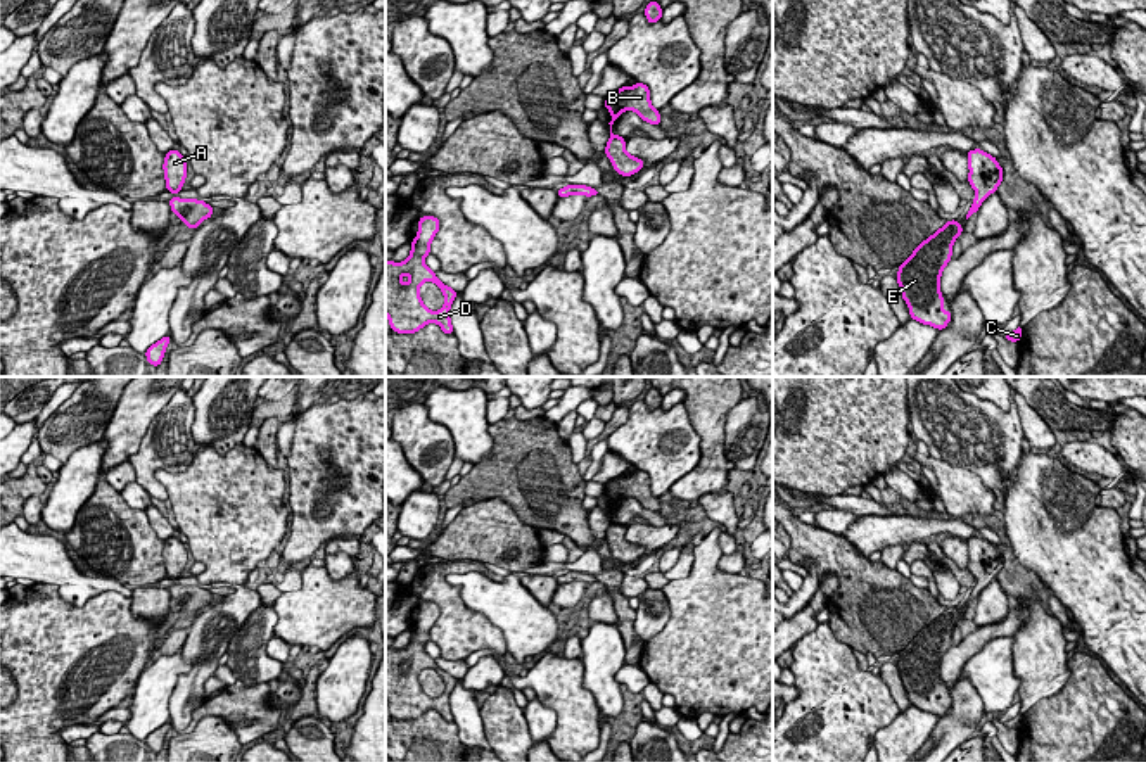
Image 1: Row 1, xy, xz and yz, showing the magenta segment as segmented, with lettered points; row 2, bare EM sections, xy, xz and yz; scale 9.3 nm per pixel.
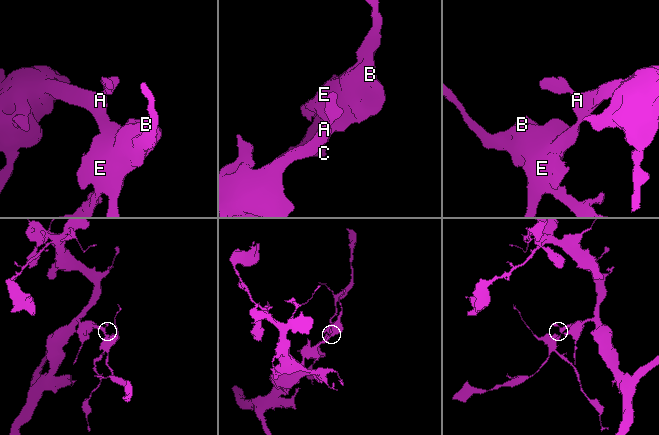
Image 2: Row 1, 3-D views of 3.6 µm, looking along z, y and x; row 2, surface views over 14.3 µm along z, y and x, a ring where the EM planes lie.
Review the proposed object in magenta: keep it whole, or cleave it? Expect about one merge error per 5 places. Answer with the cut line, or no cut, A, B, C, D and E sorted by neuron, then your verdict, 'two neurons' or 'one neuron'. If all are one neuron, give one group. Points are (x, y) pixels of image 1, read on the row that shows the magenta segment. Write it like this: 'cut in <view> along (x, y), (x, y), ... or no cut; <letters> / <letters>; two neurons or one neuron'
no cut; A B C D E; one neuron

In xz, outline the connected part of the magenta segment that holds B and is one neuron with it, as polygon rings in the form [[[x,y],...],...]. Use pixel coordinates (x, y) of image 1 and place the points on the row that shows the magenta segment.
[[[643,83],[619,88],[617,92],[610,93],[603,104],[612,114],[612,121],[608,123],[610,138],[607,142],[605,154],[608,156],[614,171],[621,173],[622,176],[631,176],[643,169],[645,162],[626,152],[626,140],[612,133],[612,124],[624,111],[631,109],[643,121],[660,126],[660,112],[652,107],[650,90]]]

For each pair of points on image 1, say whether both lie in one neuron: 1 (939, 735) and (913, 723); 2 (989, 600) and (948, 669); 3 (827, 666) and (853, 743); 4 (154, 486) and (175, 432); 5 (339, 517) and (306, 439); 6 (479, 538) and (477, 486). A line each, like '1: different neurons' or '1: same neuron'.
1: different neurons
2: different neurons
3: same neuron
4: same neuron
5: same neuron
6: different neurons

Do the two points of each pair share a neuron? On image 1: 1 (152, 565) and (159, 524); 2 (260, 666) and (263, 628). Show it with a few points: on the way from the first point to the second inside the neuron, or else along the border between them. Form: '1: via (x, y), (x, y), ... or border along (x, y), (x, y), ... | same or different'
1: border along (144, 510), (152, 531), (165, 539) | different
2: via (258, 657), (258, 636) | same

